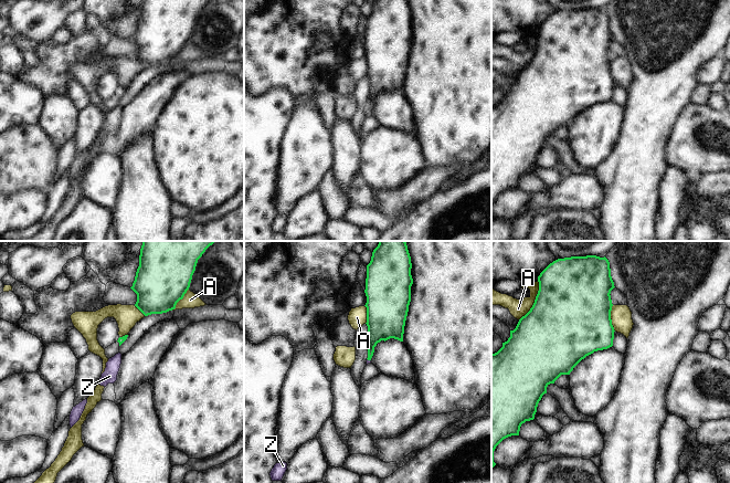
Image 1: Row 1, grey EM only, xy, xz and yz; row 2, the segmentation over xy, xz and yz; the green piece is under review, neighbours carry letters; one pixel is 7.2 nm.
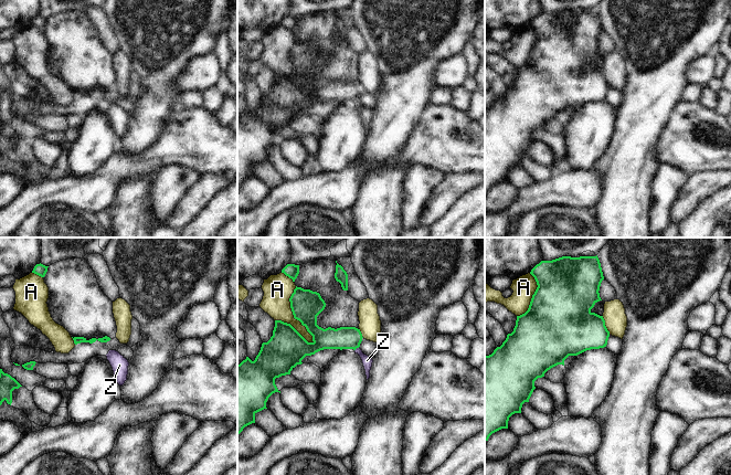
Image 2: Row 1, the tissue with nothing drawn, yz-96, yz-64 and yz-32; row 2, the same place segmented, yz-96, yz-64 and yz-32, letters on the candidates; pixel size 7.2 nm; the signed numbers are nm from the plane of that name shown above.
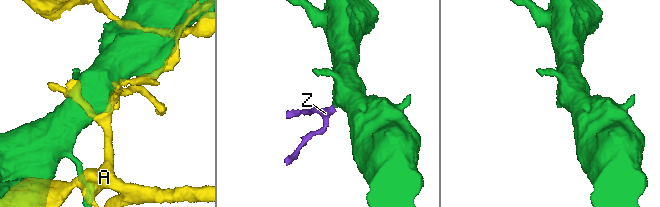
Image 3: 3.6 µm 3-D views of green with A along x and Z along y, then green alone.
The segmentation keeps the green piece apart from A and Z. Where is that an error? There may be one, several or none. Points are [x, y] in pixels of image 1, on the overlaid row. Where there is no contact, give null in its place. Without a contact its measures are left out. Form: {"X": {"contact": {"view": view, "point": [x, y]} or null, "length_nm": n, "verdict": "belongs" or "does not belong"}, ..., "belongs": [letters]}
{"A": {"contact": {"view": "yz", "point": [535, 301]}, "length_nm": 320, "verdict": "does not belong"}, "Z": {"contact": {"view": "xz", "point": [369, 359]}, "length_nm": 40, "verdict": "belongs"}, "belongs": ["Z"]}

